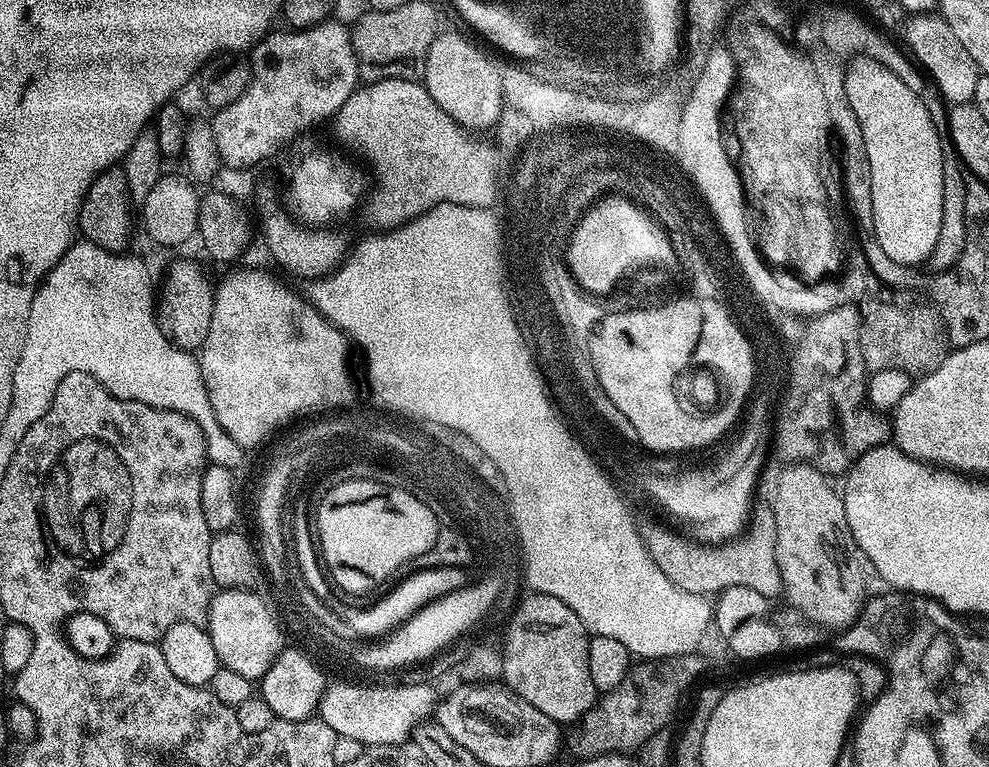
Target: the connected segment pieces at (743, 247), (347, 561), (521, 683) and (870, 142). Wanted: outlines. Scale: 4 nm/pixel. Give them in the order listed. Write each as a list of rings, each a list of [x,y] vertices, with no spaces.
[[[713,47],[707,53],[708,61],[704,64],[704,69],[700,72],[700,77],[696,80],[696,85],[692,88],[692,93],[688,92],[683,101],[684,113],[682,114],[683,135],[683,162],[687,165],[687,170],[692,172],[700,186],[708,195],[712,208],[719,216],[720,224],[724,227],[728,237],[731,237],[735,252],[742,258],[742,263],[747,269],[748,277],[751,277],[752,284],[755,284],[757,292],[761,296],[767,297],[781,307],[792,310],[801,318],[815,318],[833,312],[839,308],[847,308],[855,305],[855,300],[860,300],[864,296],[864,291],[868,288],[870,273],[868,270],[868,258],[862,251],[851,253],[852,268],[845,267],[842,274],[835,278],[825,278],[813,285],[803,283],[795,276],[785,275],[783,280],[779,271],[773,270],[762,259],[757,245],[748,237],[748,224],[744,221],[744,208],[746,209],[746,197],[744,186],[740,182],[740,173],[737,165],[728,157],[728,152],[724,149],[724,144],[720,141],[720,107],[727,105],[730,100],[730,93],[738,79],[738,69],[736,59],[727,47]]]
[[[348,480],[327,489],[322,496],[320,505],[314,508],[314,528],[320,532],[320,548],[332,574],[332,583],[341,593],[371,593],[403,563],[426,554],[434,546],[438,534],[436,517],[429,506],[406,489],[370,480]]]
[[[525,595],[513,611],[506,642],[502,645],[503,683],[530,702],[534,710],[542,710],[546,718],[561,726],[575,725],[598,701],[590,678],[589,639],[588,630],[570,606],[554,596]]]
[[[871,62],[851,66],[842,85],[849,108],[862,128],[864,159],[870,162],[873,182],[870,232],[876,235],[875,247],[886,250],[894,262],[920,266],[930,260],[942,227],[946,153],[941,129],[940,132],[936,129],[937,121],[926,110],[920,93],[910,90],[896,74]]]

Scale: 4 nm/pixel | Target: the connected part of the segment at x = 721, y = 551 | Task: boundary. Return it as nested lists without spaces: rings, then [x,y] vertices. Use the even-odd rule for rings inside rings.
[[[767,499],[755,501],[746,531],[729,543],[709,546],[693,542],[687,535],[679,536],[668,528],[645,527],[642,535],[658,570],[662,570],[674,586],[690,594],[712,598],[730,586],[750,586],[750,590],[758,590],[758,594],[772,602],[784,591],[778,570],[778,522],[774,522],[774,510]]]

